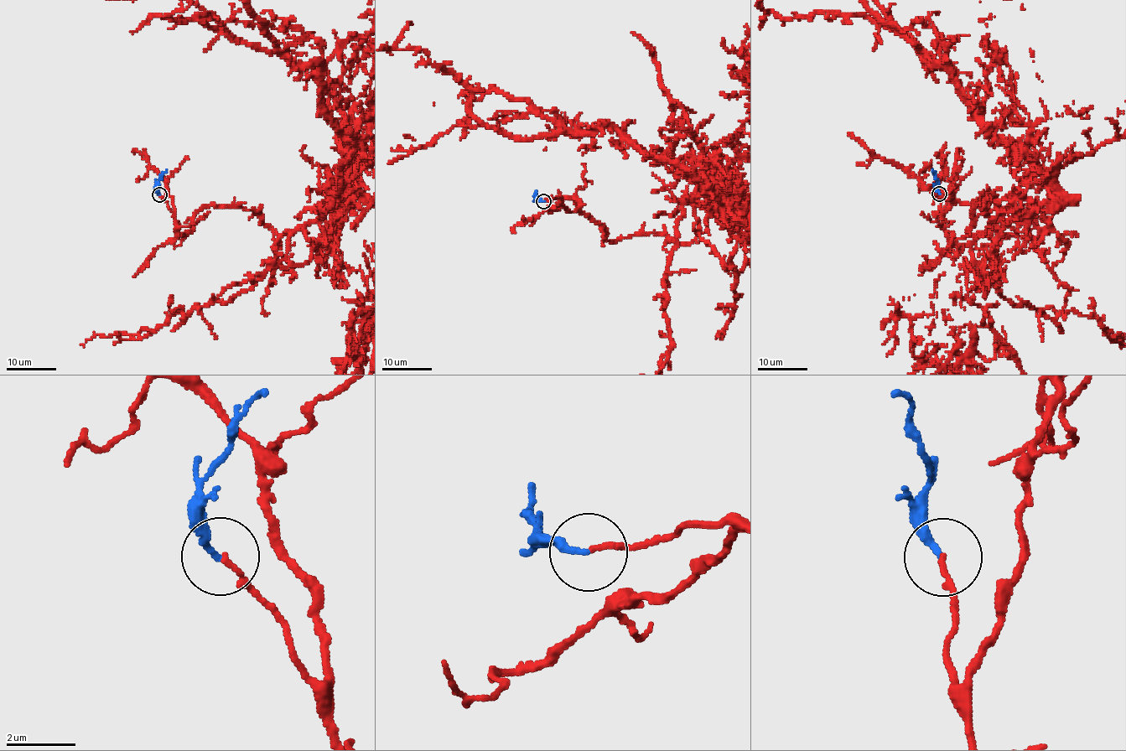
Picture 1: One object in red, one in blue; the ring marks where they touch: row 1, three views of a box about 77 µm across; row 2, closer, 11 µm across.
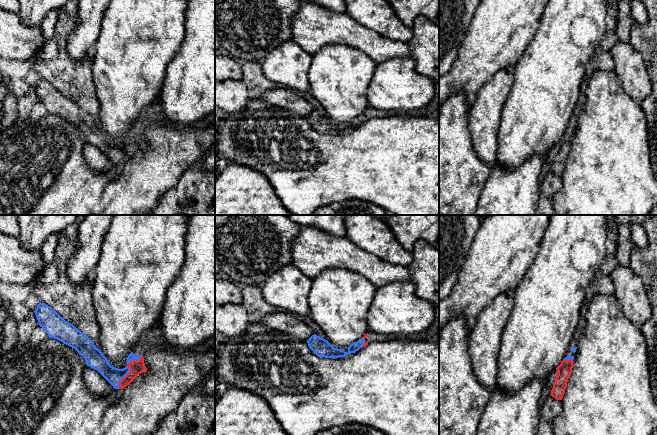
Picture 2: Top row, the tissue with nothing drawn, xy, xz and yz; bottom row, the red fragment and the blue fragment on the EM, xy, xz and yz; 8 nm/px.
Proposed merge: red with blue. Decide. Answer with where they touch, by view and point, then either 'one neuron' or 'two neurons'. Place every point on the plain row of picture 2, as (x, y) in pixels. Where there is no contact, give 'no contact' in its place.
xy (124, 153) | one neuron

